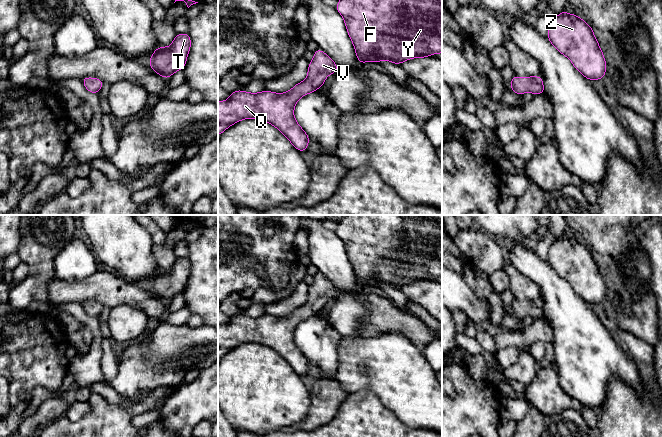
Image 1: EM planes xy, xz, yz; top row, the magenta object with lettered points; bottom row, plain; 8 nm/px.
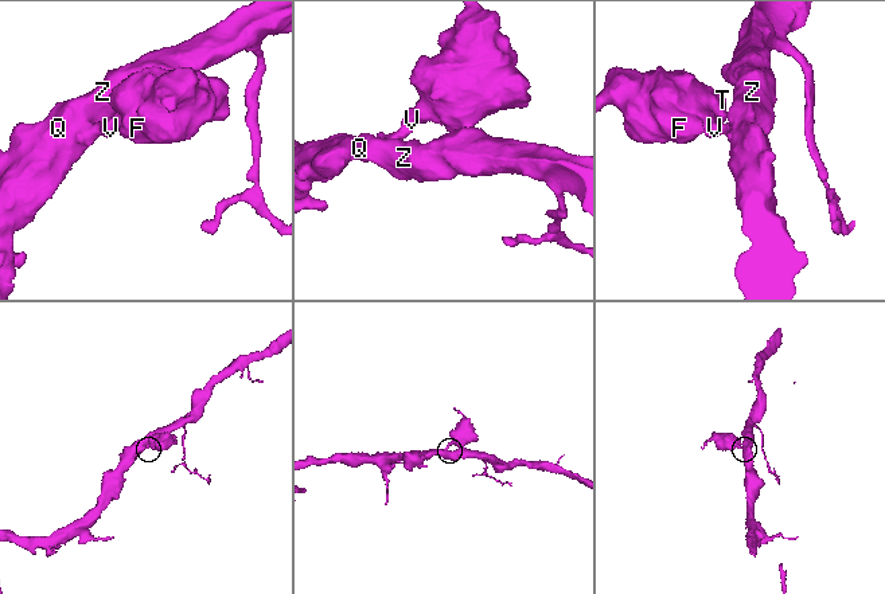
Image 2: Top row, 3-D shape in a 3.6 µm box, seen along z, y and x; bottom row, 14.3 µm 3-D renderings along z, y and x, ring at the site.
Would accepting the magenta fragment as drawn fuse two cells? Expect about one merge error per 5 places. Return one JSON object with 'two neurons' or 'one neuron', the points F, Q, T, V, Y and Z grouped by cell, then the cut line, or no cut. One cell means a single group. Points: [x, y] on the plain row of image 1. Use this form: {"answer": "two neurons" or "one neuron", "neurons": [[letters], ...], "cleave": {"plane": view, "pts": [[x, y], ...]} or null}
{"answer": "one neuron", "neurons": [["F", "Q", "T", "V", "Y", "Z"]], "cleave": null}

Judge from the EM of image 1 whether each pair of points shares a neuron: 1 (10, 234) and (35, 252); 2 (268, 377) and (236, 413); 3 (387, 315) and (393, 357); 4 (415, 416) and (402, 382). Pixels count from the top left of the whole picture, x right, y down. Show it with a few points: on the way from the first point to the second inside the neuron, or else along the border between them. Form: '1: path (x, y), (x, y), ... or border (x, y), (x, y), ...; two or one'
1: border (20, 225), (17, 251); two
2: path (259, 386), (257, 392), (245, 404); one
3: border (366, 337), (385, 332), (399, 332), (411, 341); two
4: path (415, 408), (415, 396), (410, 390); one

